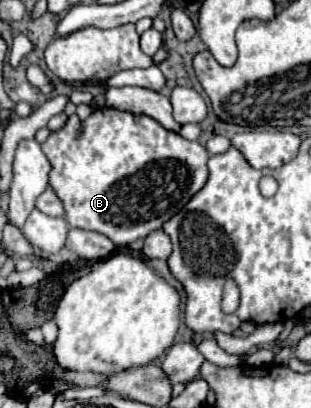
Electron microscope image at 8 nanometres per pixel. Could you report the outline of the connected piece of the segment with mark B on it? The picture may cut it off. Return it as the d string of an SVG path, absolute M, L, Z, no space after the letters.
M99 108L85 122L85 132L79 138L77 130L81 120L77 114L69 116L61 130L49 134L41 144L45 156L51 162L49 186L65 208L65 220L71 228L95 230L115 242L115 246L129 246L131 242L145 238L149 232L159 230L163 222L175 216L207 182L207 150L199 142L181 138L175 132L163 130L153 118L135 116L115 108Z

